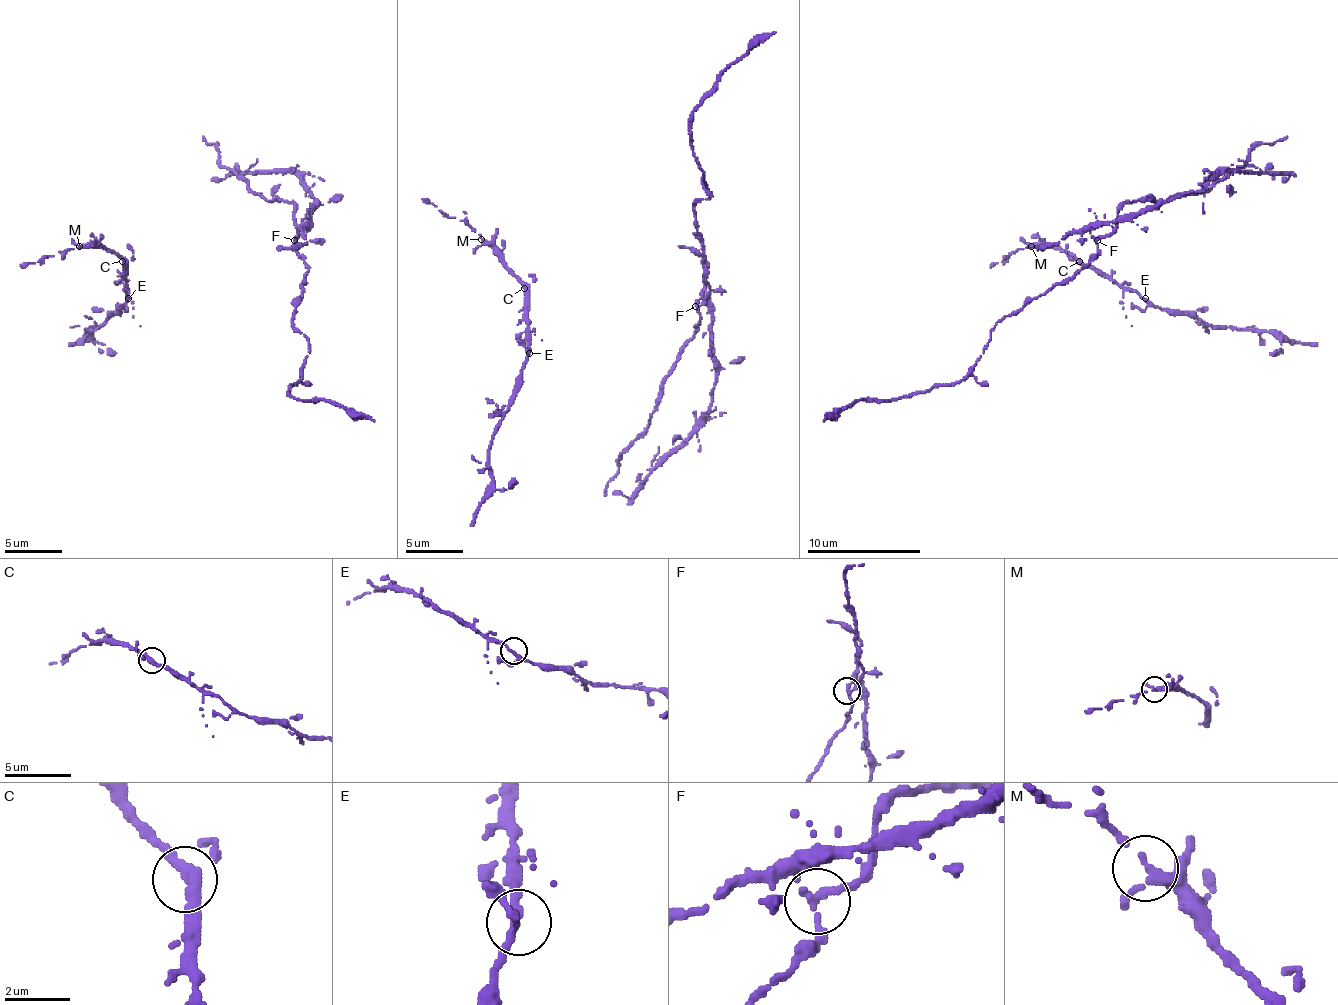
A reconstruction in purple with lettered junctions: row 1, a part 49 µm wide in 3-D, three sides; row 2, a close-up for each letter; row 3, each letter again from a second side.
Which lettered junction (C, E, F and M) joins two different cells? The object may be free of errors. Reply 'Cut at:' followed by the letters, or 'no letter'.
Cut at: F

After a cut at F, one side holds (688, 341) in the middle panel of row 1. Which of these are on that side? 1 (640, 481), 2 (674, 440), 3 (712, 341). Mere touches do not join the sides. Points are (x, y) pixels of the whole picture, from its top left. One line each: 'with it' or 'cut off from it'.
1: cut off from it
2: cut off from it
3: cut off from it

